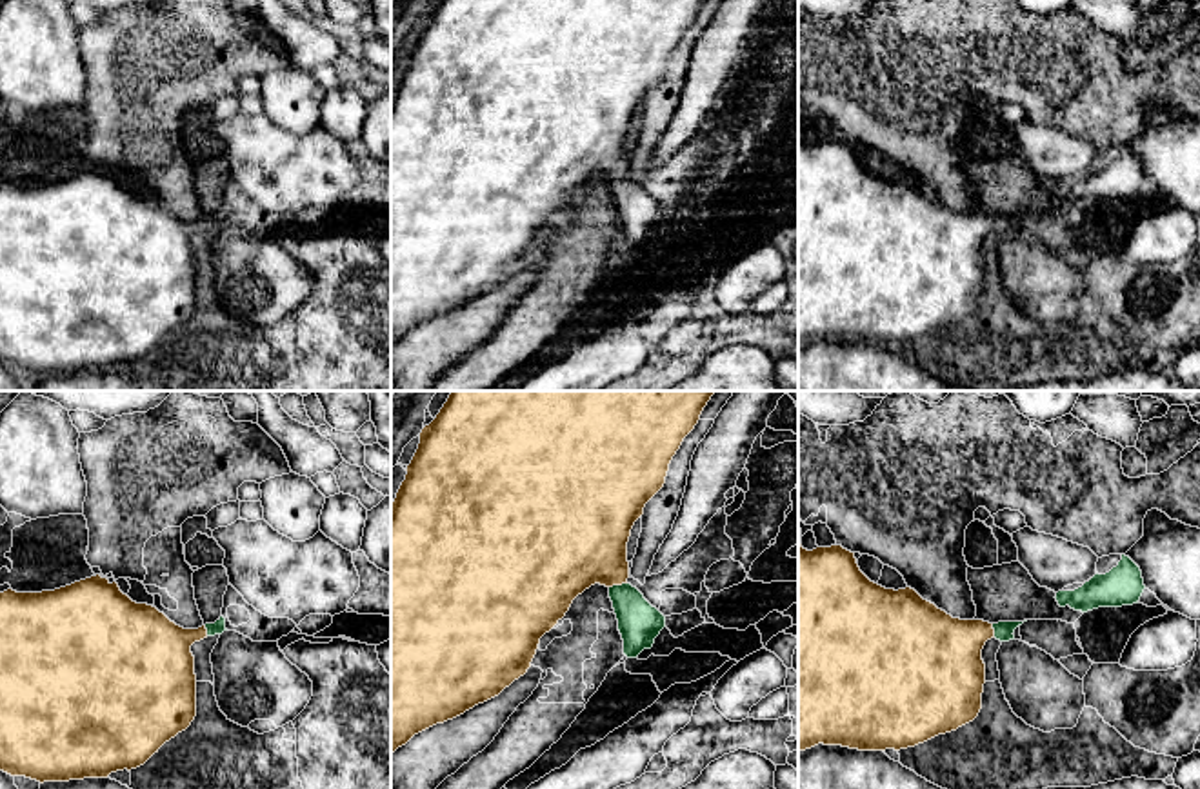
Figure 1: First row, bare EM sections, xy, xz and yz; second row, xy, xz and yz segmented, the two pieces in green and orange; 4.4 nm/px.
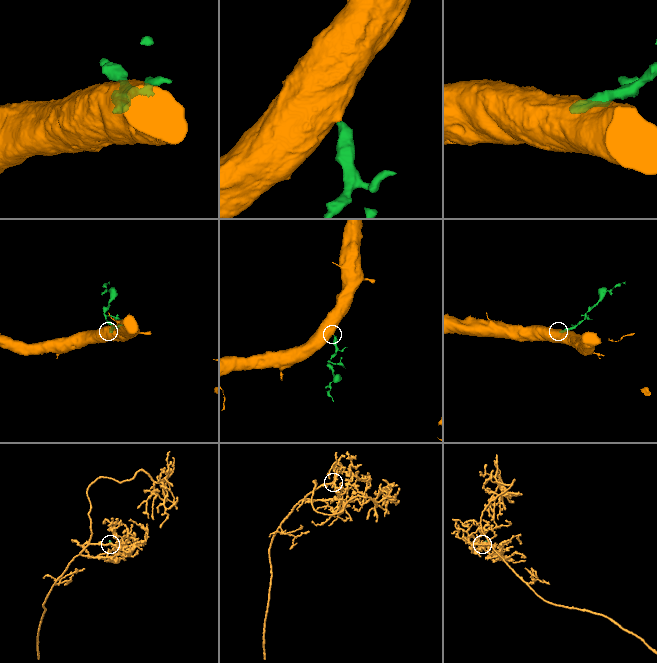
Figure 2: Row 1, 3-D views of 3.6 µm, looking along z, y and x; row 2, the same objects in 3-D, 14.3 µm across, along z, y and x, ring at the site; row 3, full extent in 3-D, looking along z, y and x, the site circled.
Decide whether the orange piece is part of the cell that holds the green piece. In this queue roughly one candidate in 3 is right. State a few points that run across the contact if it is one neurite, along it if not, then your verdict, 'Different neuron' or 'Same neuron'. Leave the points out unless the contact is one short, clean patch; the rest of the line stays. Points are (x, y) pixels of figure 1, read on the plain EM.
Line: xz (639, 215), (617, 179), (615, 169), (580, 135). Same neuron

